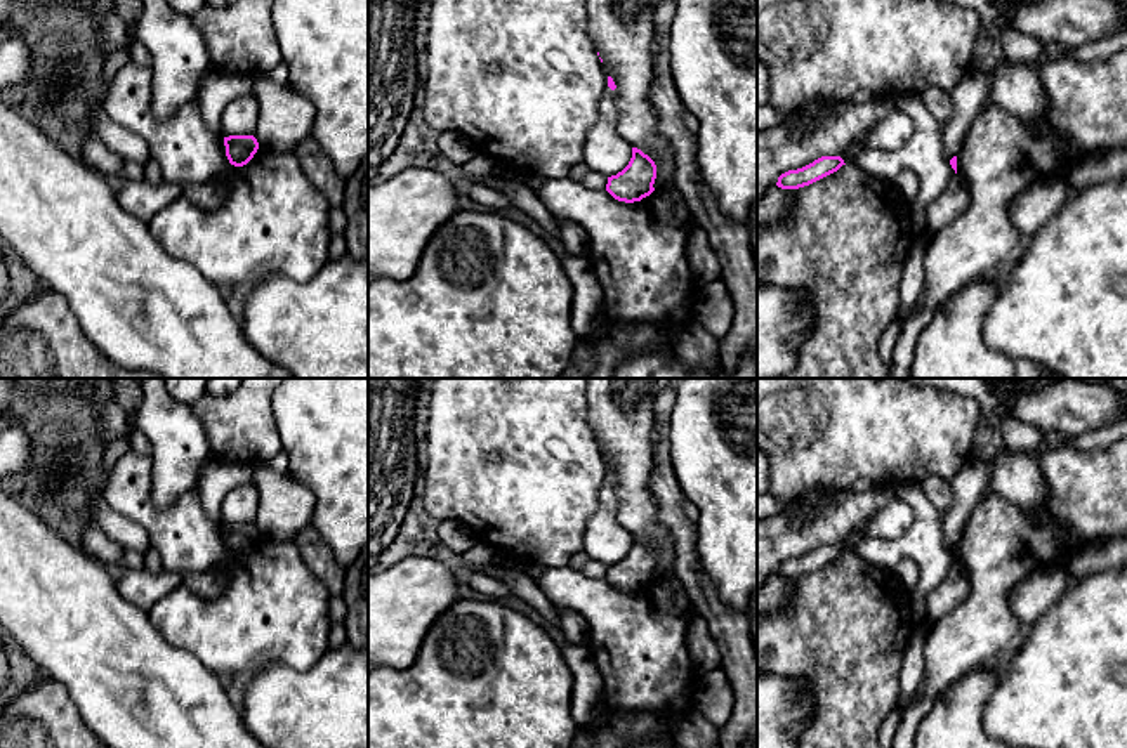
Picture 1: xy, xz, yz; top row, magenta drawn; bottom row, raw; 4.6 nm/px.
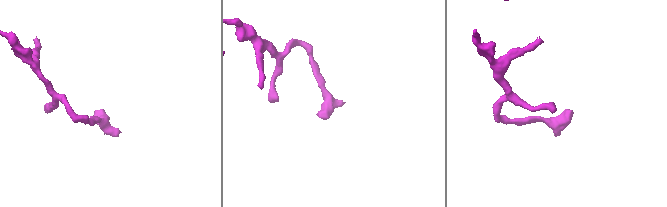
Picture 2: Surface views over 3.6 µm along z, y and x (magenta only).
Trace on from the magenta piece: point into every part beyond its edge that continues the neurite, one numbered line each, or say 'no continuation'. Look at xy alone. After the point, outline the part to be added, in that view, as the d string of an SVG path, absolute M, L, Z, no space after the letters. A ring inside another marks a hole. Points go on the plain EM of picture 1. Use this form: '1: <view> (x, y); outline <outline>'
no continuation

